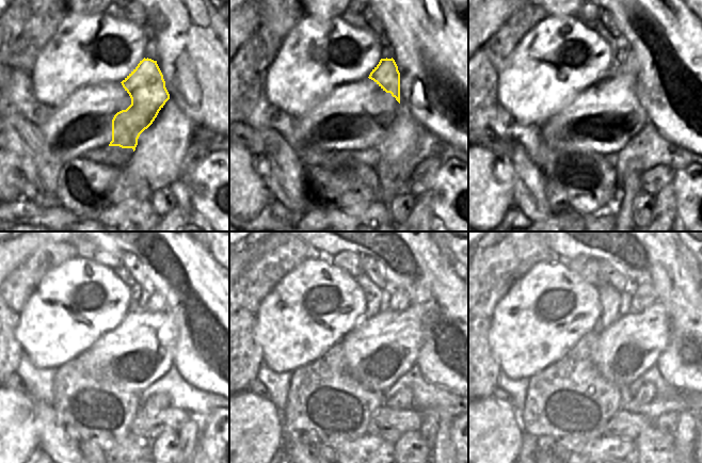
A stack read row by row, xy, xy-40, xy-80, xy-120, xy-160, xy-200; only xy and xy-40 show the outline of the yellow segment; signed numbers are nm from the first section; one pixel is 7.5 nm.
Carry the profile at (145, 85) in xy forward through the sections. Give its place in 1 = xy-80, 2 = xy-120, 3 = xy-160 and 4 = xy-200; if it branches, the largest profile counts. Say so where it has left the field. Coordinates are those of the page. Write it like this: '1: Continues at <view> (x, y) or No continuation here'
1: Continues at xy-80 (631, 65)
2: Continues at xy-120 (157, 303)
3: Continues at xy-160 (399, 301)
4: Continues at xy-200 (644, 296)

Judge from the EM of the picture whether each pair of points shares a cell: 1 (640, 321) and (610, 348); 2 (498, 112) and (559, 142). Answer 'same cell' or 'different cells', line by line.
1: same cell
2: different cells

